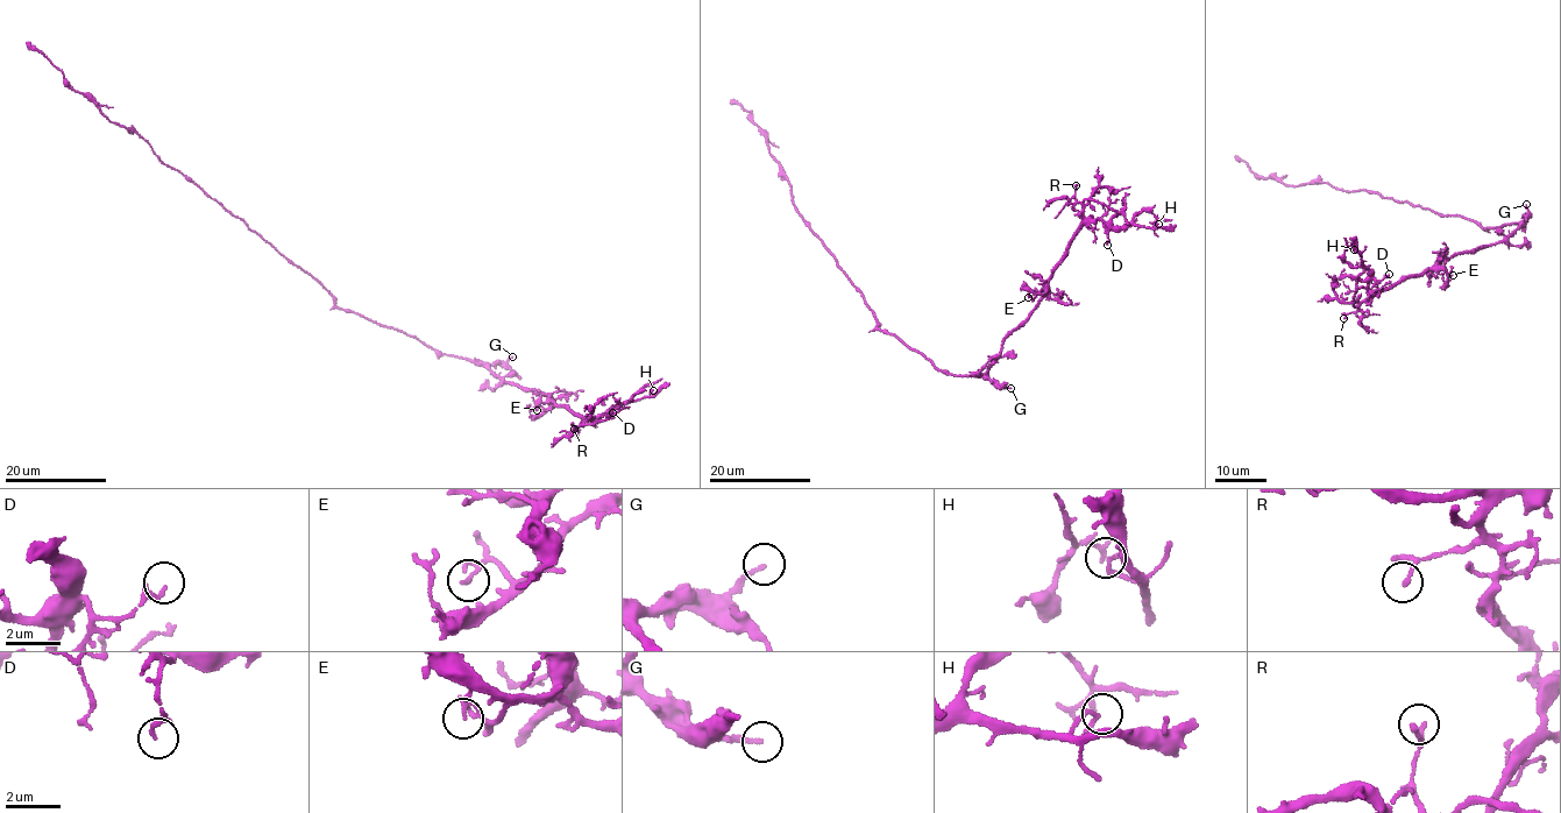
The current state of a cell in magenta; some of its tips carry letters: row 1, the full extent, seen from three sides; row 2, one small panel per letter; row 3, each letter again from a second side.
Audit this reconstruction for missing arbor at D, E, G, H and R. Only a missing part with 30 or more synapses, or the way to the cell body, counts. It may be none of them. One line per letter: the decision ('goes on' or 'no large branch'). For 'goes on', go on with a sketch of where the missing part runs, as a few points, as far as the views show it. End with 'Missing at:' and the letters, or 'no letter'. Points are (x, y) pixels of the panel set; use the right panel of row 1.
D: no large branch
E: no large branch
G: no large branch
H: no large branch
R: no large branch
Missing at: no letter

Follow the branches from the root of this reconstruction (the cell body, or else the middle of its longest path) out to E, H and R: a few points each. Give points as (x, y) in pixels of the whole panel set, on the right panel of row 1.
E: (1488, 230), (1506, 224), (1524, 225), (1520, 221), (1518, 227), (1501, 241), (1464, 251), (1438, 263), (1453, 275)
H: (1488, 230), (1524, 225), (1520, 221), (1501, 241), (1454, 254), (1376, 292), (1354, 249)
R: (1488, 230), (1506, 224), (1524, 225), (1520, 221), (1501, 241), (1454, 254), (1411, 275), (1369, 297), (1343, 318)

